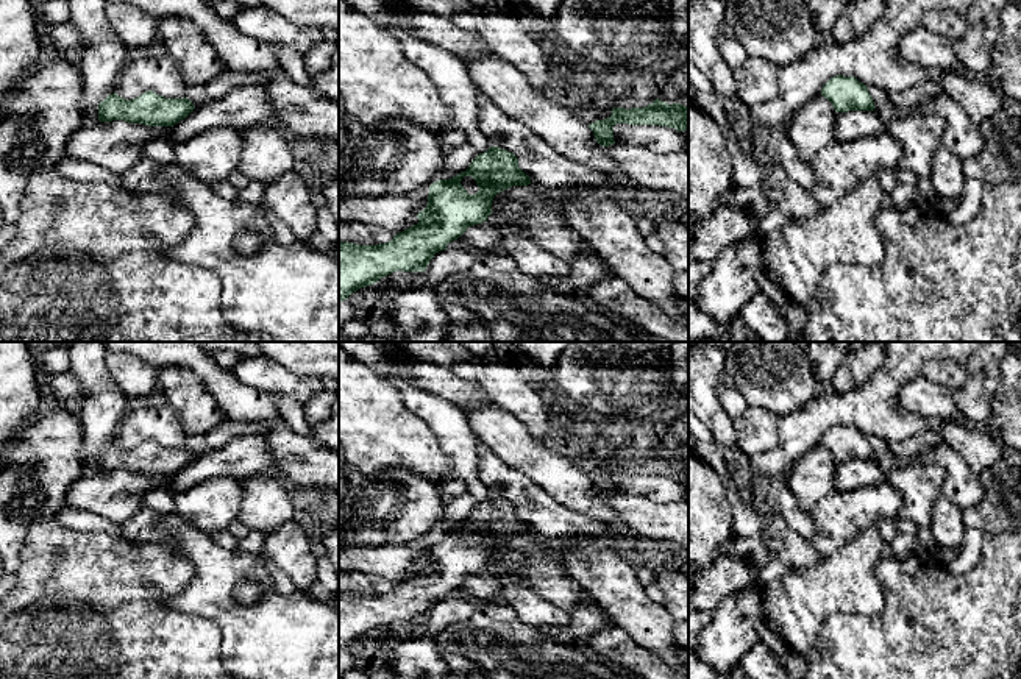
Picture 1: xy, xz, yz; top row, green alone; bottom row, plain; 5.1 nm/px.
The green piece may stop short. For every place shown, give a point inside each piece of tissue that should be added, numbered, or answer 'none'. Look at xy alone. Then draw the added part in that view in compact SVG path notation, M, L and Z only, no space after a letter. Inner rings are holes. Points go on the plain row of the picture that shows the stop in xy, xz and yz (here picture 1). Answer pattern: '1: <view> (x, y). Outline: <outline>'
none

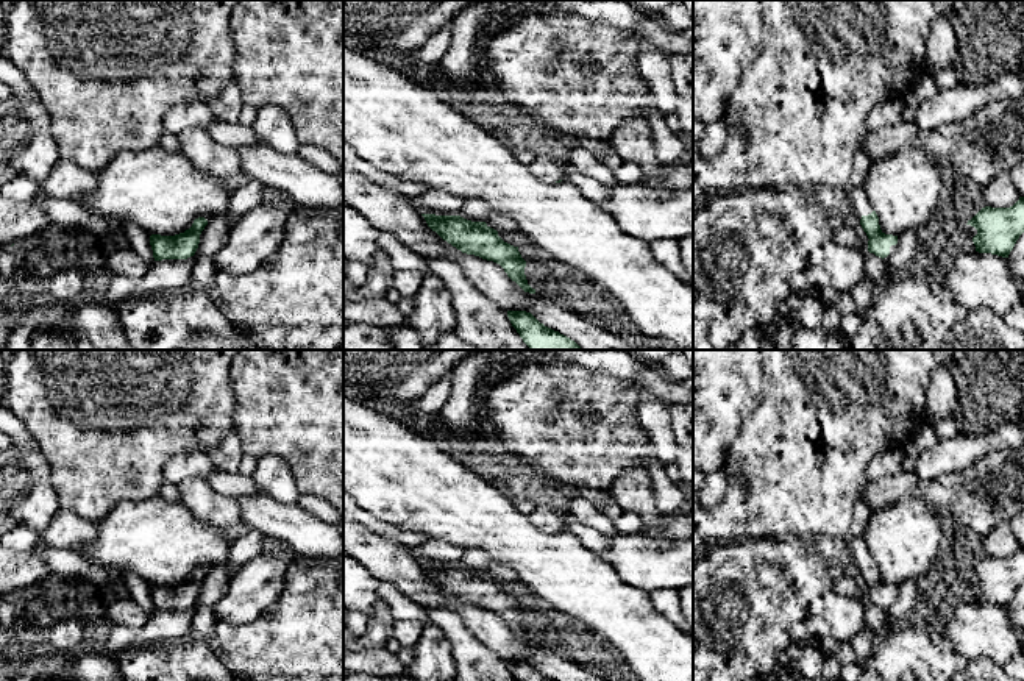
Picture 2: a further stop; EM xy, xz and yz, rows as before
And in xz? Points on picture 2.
1: xz (550, 516). Outline: M540 498L537 508L528 515L540 531L556 533L567 520L565 508L556 498Z

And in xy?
none

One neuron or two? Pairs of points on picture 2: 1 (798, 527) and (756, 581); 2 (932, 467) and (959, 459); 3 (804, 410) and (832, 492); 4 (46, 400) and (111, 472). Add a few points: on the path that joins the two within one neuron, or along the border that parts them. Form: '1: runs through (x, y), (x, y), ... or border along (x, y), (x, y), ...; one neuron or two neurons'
1: border along (793, 538), (806, 542); two neurons
2: runs through (938, 461), (952, 459); one neuron
3: runs through (804, 430), (804, 458), (812, 472); one neuron
4: runs through (58, 417), (96, 455); one neuron

